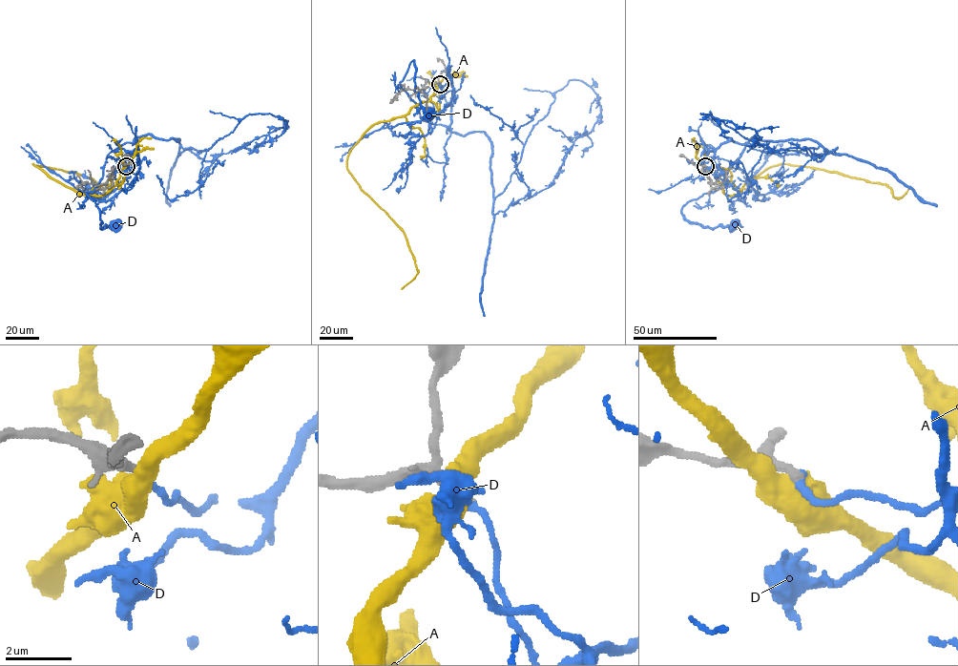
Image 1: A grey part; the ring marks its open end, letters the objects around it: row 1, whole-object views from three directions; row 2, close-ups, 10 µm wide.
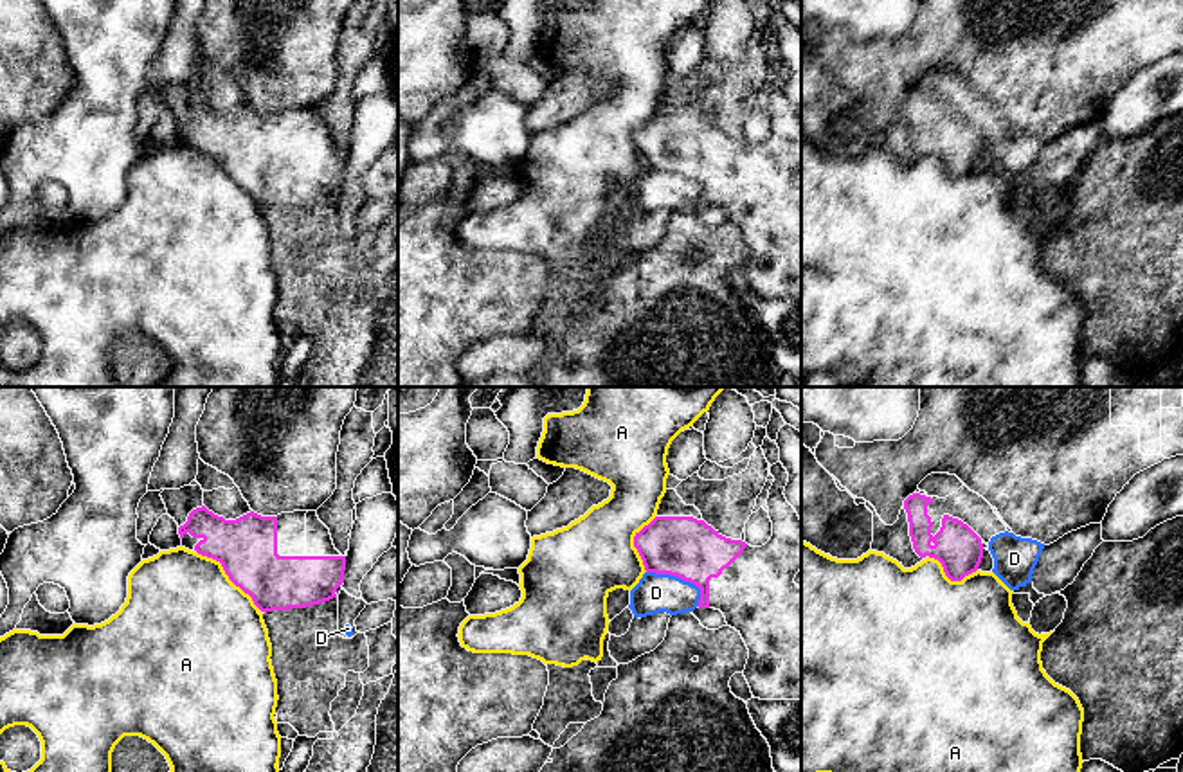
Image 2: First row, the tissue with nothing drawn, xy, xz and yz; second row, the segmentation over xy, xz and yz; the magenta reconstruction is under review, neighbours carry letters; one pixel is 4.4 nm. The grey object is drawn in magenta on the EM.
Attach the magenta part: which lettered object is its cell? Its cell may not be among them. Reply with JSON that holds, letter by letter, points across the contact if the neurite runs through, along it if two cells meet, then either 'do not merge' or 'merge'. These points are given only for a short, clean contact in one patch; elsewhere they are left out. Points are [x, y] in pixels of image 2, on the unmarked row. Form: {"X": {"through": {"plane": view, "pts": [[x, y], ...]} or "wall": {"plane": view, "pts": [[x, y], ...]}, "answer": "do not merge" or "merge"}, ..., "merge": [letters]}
{"A": {"wall": {"plane": "xy", "pts": [[197, 148], [215, 155], [224, 170], [260, 206]]}, "answer": "do not merge"}, "D": {"wall": {"plane": "xz", "pts": [[647, 168], [674, 171], [692, 179], [699, 186], [699, 202]]}, "answer": "do not merge"}, "merge": []}

